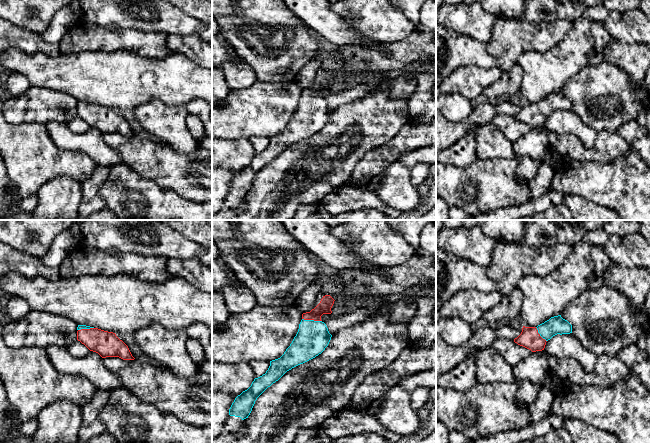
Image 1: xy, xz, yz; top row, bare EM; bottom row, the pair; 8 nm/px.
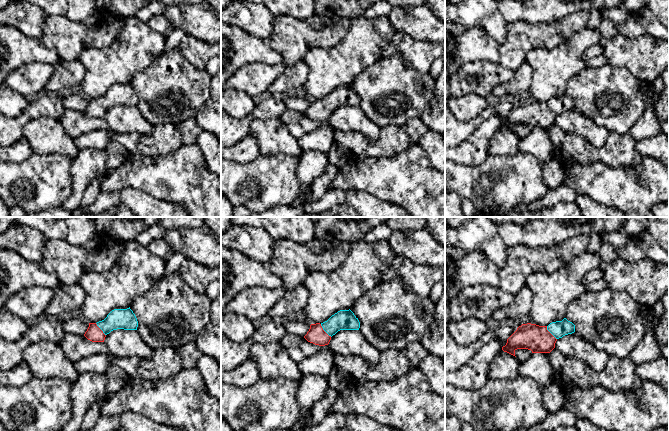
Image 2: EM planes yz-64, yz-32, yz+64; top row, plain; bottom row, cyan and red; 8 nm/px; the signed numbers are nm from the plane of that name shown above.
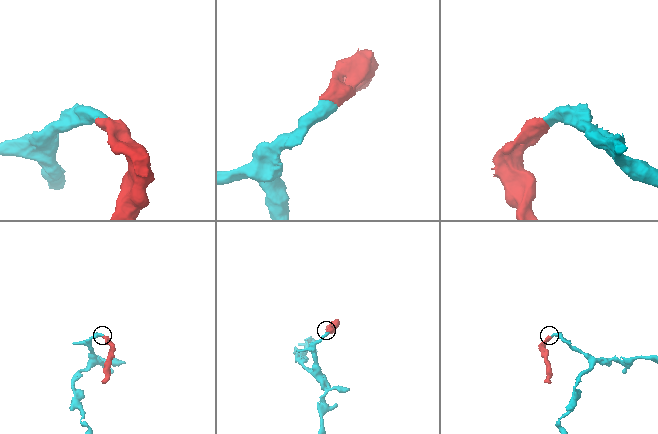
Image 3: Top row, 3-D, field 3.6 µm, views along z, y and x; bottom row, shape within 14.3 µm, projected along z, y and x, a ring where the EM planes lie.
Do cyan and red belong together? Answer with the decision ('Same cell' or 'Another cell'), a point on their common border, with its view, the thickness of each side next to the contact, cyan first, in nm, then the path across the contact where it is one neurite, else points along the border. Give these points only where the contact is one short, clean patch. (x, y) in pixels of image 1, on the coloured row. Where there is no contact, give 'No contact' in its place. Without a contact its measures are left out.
Same cell. Touches cyan at xz (312, 320). Thickness 260 nm (cyan) against 110 nm. Path across: xz (312, 338), (312, 320), (324, 307)

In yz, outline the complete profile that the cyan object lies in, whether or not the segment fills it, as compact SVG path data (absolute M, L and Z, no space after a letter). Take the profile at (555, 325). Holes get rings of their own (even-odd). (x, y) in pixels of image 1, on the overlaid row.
M558 315L551 317L537 327L523 326L521 334L514 339L514 342L536 352L544 350L546 342L553 336L570 333L572 333L572 325L561 315Z

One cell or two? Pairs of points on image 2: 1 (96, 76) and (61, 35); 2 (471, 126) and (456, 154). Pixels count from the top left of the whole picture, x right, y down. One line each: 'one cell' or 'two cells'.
1: two cells
2: two cells

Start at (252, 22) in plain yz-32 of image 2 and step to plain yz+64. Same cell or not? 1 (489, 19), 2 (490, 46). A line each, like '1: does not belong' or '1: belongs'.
1: belongs
2: does not belong

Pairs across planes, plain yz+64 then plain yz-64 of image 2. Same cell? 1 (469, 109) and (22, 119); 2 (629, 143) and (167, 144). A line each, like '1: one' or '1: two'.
1: two
2: one

